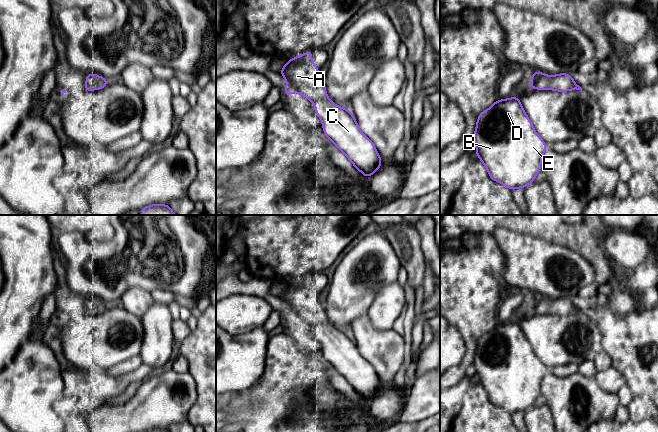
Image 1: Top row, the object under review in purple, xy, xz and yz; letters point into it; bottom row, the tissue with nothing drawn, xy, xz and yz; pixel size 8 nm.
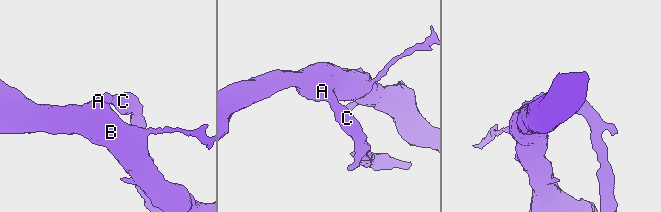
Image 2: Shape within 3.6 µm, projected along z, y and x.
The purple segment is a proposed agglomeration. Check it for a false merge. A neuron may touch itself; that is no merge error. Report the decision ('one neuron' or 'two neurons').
one neuron

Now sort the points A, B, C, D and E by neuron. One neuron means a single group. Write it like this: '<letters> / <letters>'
A B C D E

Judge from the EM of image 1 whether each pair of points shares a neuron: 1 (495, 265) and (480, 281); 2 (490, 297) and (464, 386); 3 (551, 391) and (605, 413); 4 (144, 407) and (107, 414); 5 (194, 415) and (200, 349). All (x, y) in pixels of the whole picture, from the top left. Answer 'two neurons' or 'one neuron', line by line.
1: two neurons
2: two neurons
3: one neuron
4: one neuron
5: one neuron

